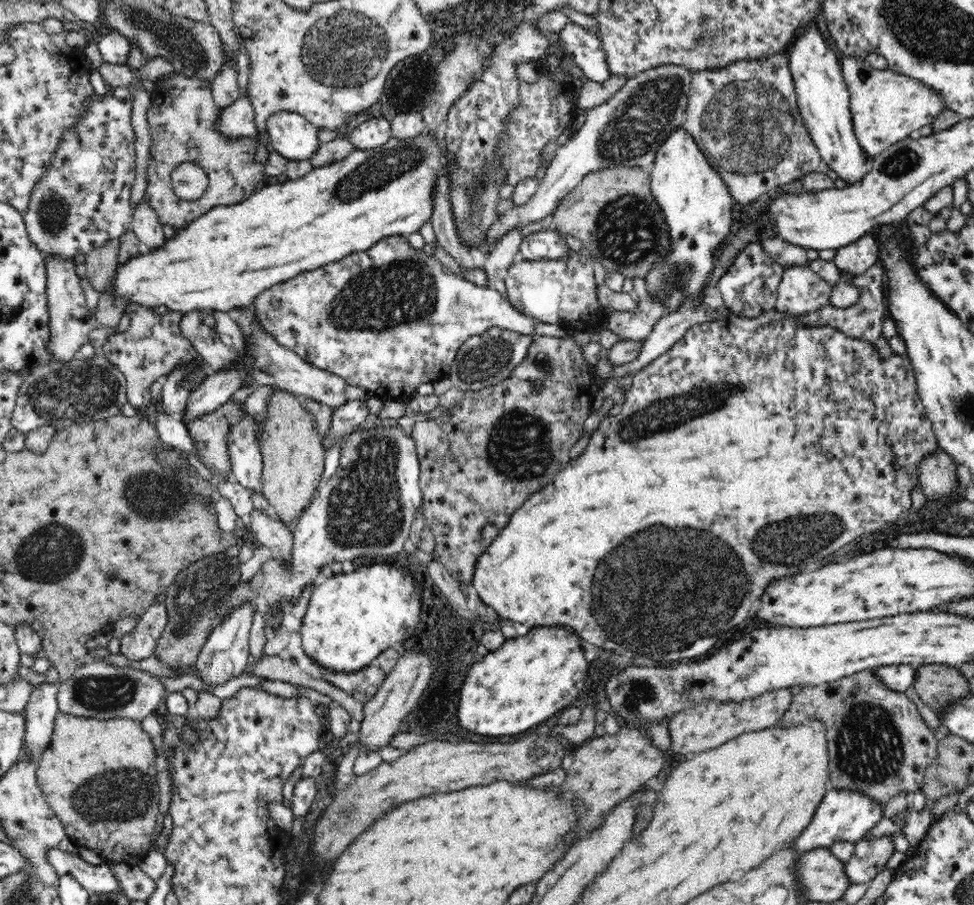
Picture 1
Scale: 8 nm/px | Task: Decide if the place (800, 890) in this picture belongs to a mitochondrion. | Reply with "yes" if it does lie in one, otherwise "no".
no

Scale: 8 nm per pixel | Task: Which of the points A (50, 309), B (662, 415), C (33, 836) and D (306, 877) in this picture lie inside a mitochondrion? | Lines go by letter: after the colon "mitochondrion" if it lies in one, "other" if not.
A: other
B: mitochondrion
C: other
D: other

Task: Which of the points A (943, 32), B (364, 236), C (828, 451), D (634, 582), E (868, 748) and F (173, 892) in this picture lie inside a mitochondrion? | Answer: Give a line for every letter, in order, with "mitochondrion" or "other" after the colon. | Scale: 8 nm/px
A: mitochondrion
B: other
C: other
D: mitochondrion
E: mitochondrion
F: other

